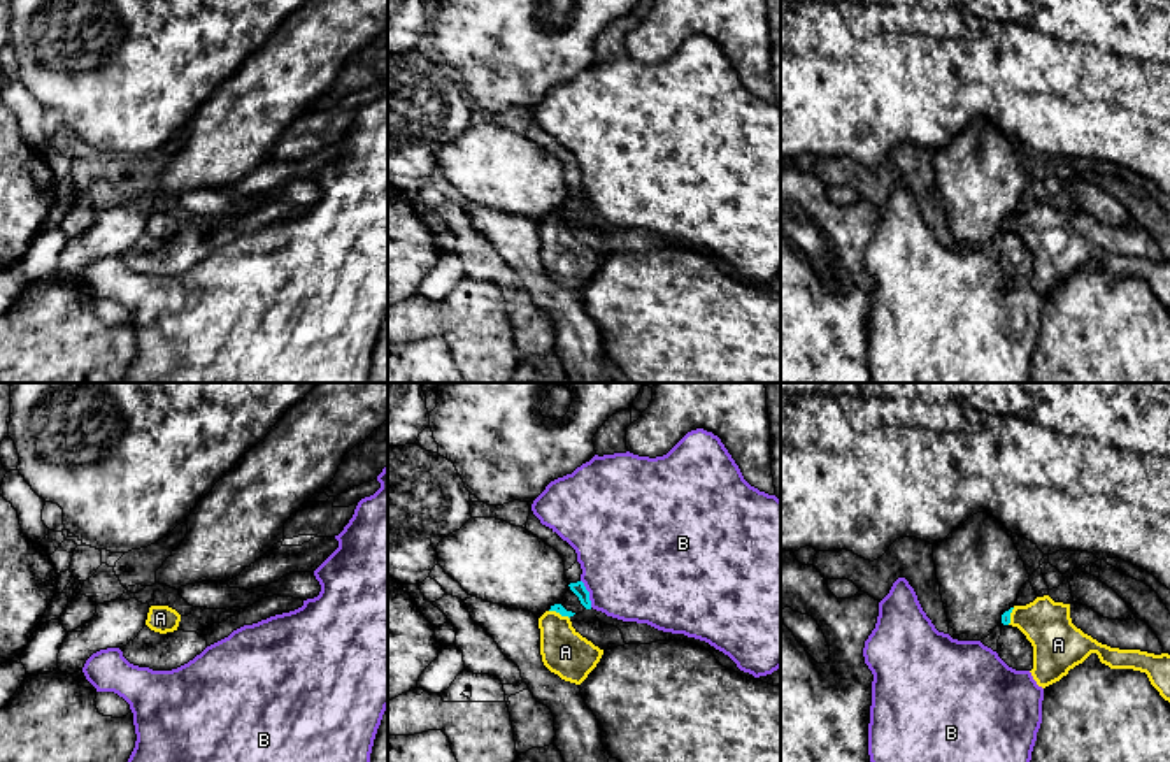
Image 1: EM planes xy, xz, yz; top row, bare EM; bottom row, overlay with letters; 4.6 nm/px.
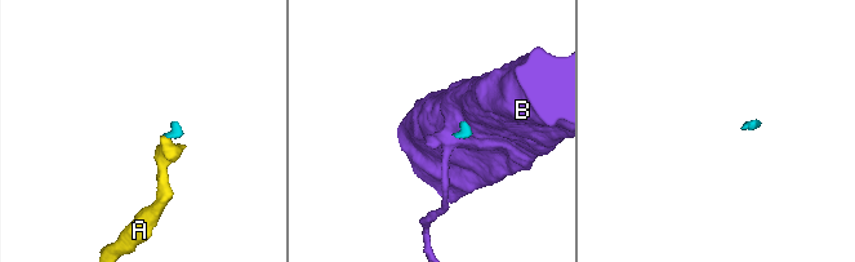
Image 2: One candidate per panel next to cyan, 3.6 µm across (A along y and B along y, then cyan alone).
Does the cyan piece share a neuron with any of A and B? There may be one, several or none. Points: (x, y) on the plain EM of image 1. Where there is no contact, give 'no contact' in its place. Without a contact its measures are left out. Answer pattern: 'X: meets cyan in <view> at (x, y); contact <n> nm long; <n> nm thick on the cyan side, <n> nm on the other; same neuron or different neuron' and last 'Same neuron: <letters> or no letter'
A: meets cyan in xz at (560, 220); contact 100 nm long; 50 nm thick on the cyan side, 220 nm on the other; same neuron
B: meets cyan in xz at (588, 201); contact 140 nm long; 60 nm thick on the cyan side, 480 nm on the other; different neuron
Same neuron: A

